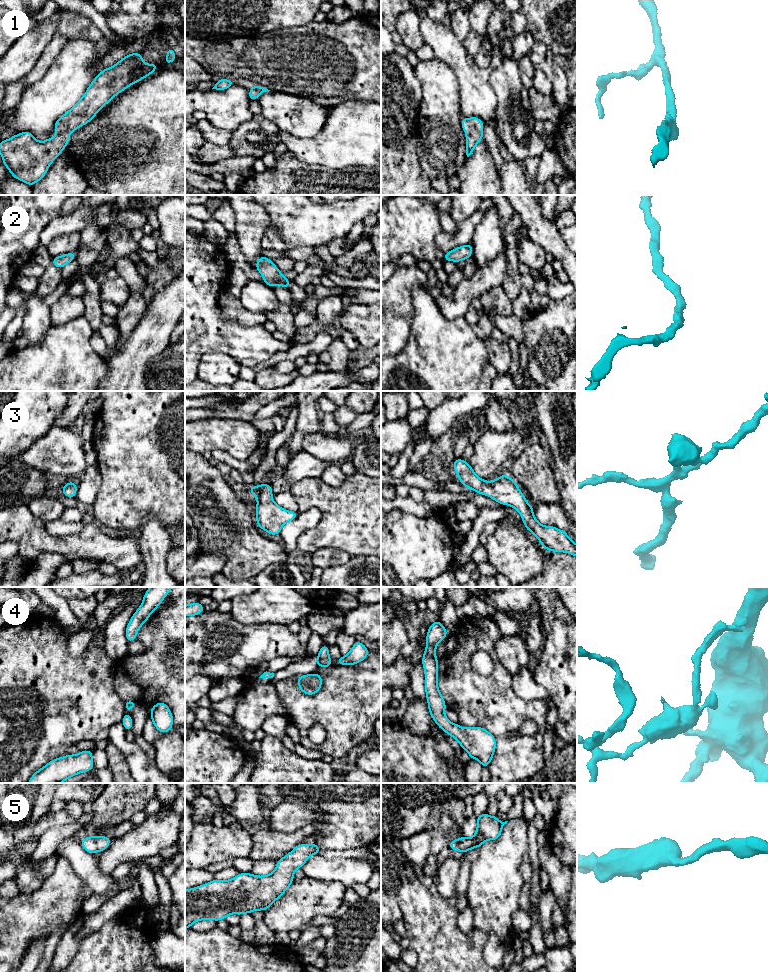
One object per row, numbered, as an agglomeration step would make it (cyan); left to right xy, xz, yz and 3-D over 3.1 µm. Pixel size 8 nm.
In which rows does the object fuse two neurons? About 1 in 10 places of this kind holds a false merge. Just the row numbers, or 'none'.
none

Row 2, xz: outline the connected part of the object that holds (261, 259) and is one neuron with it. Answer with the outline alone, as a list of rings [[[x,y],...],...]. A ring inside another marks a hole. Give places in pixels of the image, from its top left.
[[[260,256],[258,263],[254,266],[263,276],[264,283],[269,287],[276,285],[282,285],[284,288],[289,290],[289,284],[291,280],[285,278],[281,271],[273,264],[269,258]]]

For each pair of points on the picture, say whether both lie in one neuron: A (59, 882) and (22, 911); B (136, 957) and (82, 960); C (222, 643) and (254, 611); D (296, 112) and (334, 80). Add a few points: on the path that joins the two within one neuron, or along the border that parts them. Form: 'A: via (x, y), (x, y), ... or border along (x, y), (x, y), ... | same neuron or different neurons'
A: via (51, 892), (32, 911) | same neuron
B: via (123, 957), (119, 957), (116, 960), (95, 960) | same neuron
C: border along (229, 613), (236, 620), (244, 624), (266, 623) | different neurons
D: border along (287, 93), (309, 97), (328, 108) | different neurons

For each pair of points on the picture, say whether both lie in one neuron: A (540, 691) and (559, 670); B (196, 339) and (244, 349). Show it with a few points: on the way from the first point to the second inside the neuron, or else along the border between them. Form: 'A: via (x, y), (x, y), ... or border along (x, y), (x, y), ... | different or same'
A: border along (530, 672), (532, 677), (546, 690), (549, 697) | different
B: via (208, 339), (232, 339) | same

